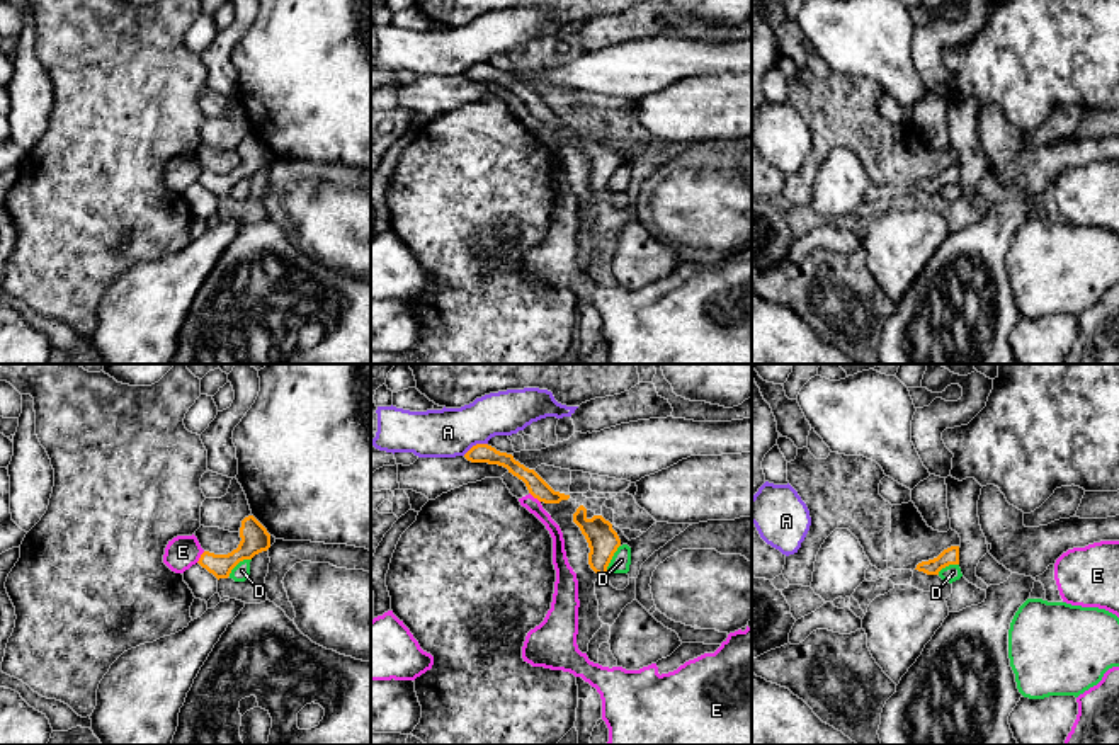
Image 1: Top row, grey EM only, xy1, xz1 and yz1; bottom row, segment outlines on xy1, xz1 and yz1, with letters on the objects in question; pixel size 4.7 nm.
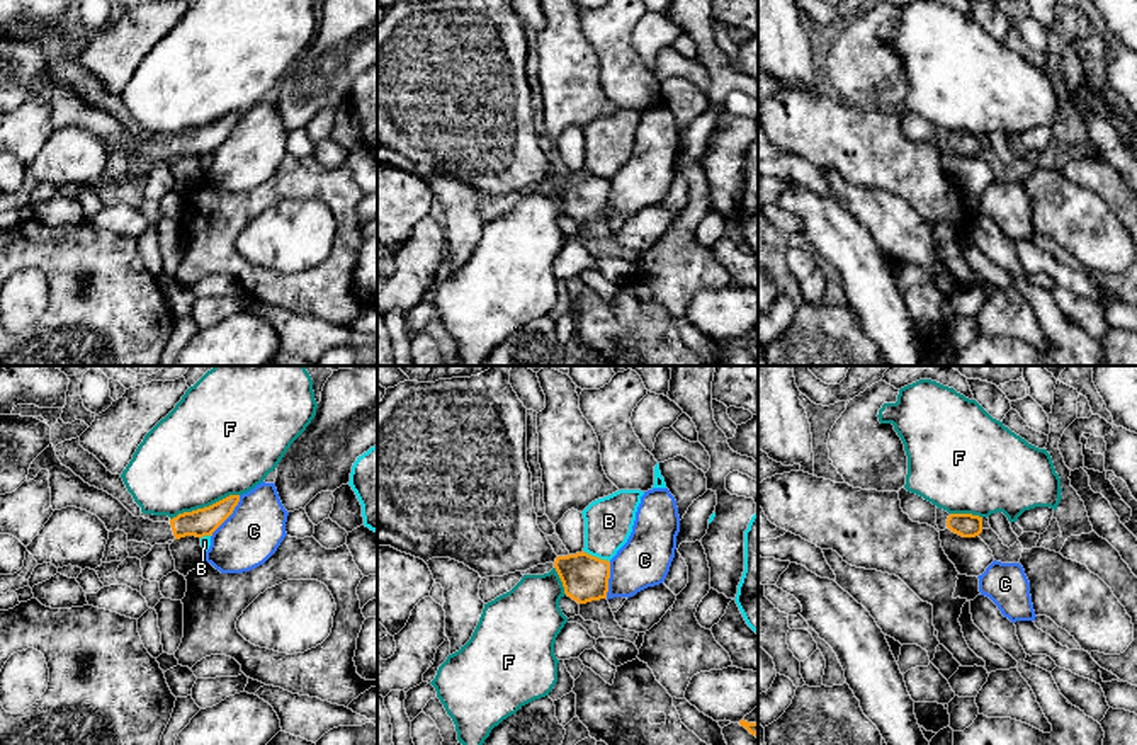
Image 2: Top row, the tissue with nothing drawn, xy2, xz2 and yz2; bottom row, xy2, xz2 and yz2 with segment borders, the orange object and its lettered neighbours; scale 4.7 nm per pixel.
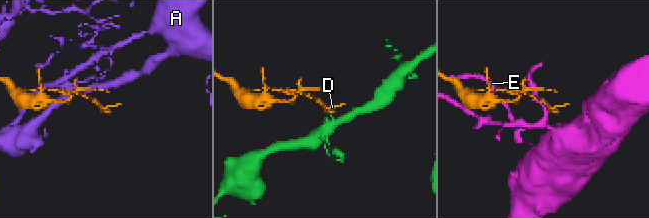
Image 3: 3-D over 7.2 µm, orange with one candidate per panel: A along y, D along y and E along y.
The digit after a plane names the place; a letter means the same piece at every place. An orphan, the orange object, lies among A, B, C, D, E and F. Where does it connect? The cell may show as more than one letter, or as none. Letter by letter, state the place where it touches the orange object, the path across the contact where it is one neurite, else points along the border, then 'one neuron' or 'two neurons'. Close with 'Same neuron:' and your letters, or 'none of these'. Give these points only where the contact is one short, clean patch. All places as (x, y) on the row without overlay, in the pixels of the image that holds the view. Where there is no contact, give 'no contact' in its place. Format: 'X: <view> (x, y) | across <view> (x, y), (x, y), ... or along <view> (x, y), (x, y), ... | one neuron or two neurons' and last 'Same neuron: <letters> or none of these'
A: xz1 (477, 63) | two neurons
B: xz2 (595, 176) | two neurons
C: xy2 (230, 133) | along xy2 (240, 114), (233, 131), (211, 155) | two neurons
D: xz1 (611, 177) | along xz1 (619, 164), (606, 191) | two neurons
E: xy1 (201, 176) | two neurons
F: xy2 (204, 126) | two neurons
Same neuron: none of these

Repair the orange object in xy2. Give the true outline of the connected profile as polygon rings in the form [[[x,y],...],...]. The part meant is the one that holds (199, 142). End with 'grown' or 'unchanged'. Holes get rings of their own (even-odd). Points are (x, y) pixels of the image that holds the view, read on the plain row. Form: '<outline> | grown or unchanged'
[[[49,63],[31,83],[27,100],[41,88],[49,90],[51,126],[61,129],[76,126],[97,134],[109,151],[124,150],[127,160],[165,163],[185,155],[212,155],[212,151],[233,133],[240,114],[229,114],[209,126],[178,133],[168,141],[153,141],[134,136],[117,117],[104,109],[90,105],[70,87],[63,85]]] | grown

